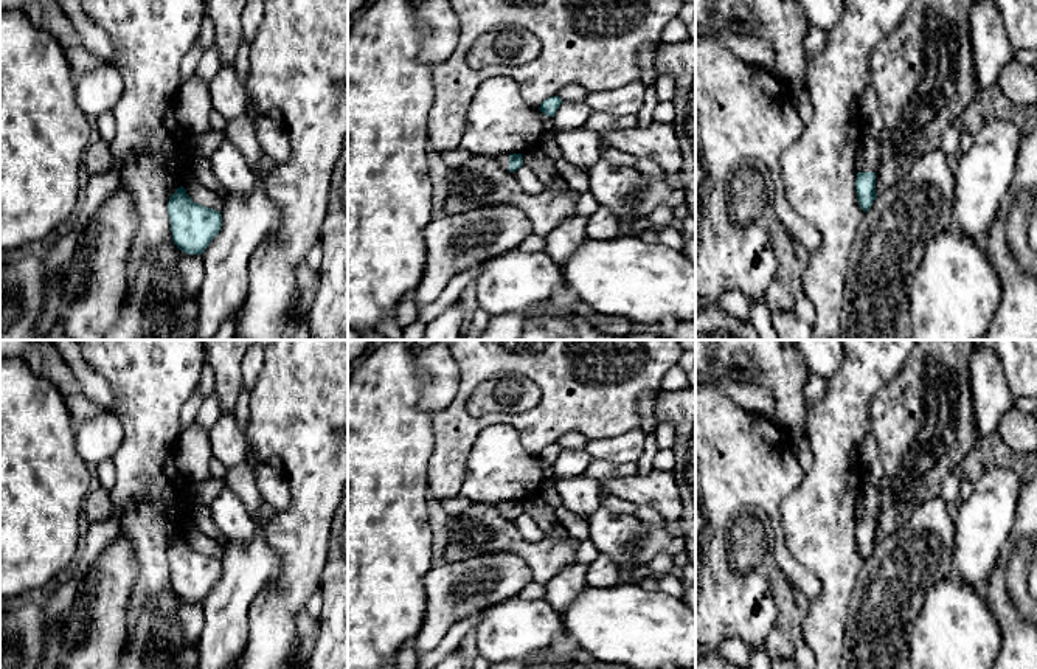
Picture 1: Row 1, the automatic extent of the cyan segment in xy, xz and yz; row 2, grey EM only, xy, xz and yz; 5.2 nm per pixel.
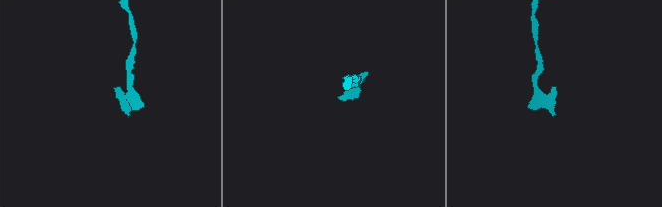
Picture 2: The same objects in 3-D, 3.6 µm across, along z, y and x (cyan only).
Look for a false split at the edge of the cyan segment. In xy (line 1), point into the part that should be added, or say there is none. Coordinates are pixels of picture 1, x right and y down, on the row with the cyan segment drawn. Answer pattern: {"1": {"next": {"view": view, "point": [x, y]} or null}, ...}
{"1": {"next": null}}

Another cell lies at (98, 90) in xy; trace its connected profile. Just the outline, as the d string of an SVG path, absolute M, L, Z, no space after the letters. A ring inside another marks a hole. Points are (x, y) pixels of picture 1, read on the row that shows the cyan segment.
M101 64L76 81L76 104L88 118L113 110L123 93L124 79L120 70L107 64Z

